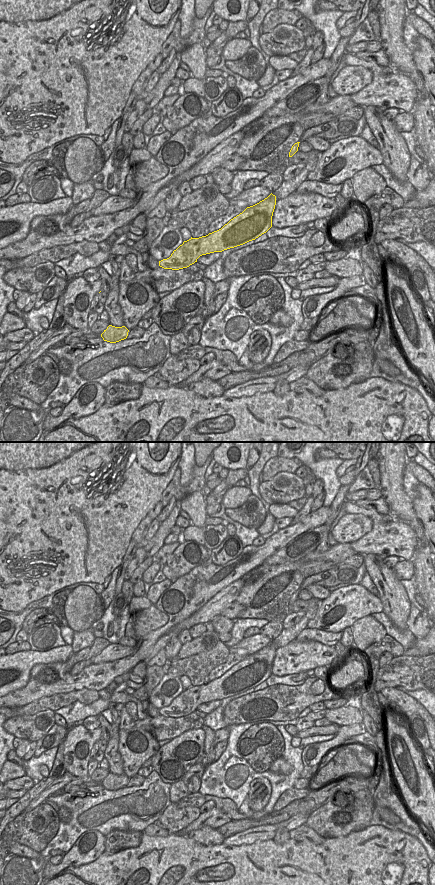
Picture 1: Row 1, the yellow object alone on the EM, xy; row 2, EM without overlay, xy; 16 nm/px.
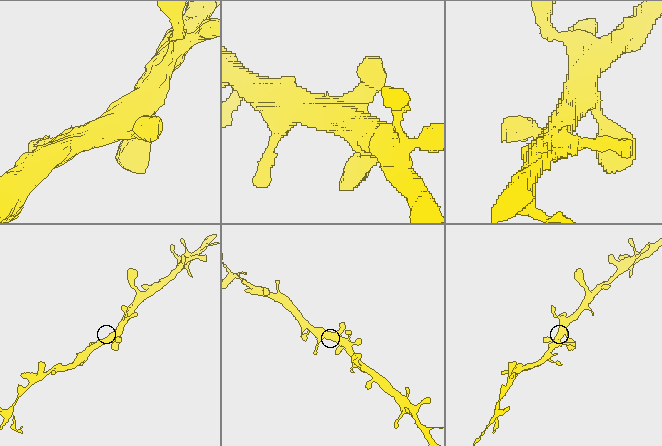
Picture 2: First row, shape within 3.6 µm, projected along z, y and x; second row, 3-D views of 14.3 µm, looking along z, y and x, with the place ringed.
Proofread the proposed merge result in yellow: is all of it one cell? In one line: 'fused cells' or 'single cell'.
single cell

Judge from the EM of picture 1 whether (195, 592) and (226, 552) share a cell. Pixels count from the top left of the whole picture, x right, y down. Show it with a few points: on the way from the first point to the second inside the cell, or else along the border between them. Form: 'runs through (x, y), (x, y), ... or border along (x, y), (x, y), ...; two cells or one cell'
border along (239, 555), (223, 564), (215, 565), (212, 563); two cells

